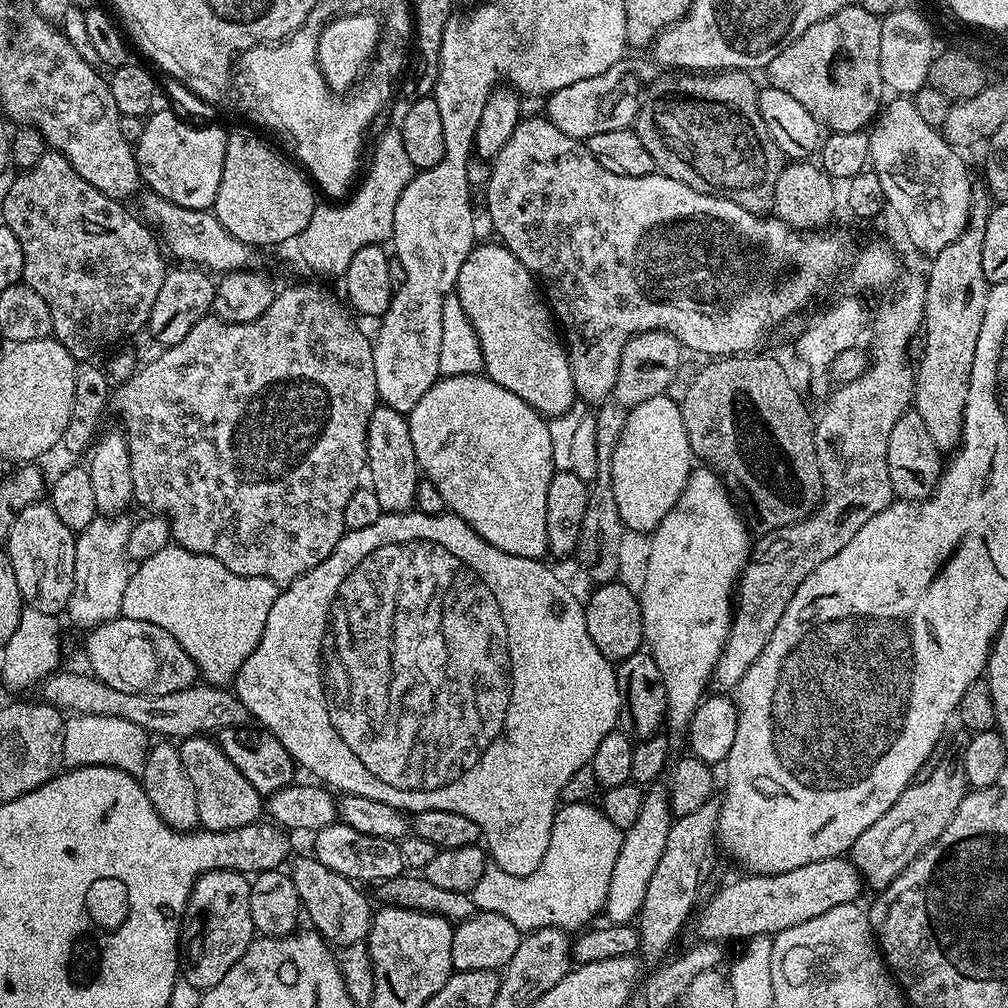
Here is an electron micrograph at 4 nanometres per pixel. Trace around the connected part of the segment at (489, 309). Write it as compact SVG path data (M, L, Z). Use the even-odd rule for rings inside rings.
M499 242L477 243L458 270L454 294L480 339L483 371L489 380L518 394L545 418L560 416L577 403L568 349L538 281L508 248Z

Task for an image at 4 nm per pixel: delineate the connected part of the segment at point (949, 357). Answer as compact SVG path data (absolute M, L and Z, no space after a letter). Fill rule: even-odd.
M973 187L966 230L962 230L962 234L958 234L958 238L954 238L954 242L950 242L942 251L935 253L931 257L932 265L929 266L928 272L926 271L926 306L924 307L924 326L922 329L922 340L924 336L924 357L921 358L920 364L918 360L918 367L914 372L914 411L922 414L922 419L926 421L926 430L930 430L930 438L934 438L934 442L942 454L951 453L960 446L962 422L964 421L964 411L966 410L966 398L970 390L970 374L974 366L974 350L978 346L978 330L982 330L982 318L986 314L986 302L988 301L988 289L990 287L986 274L982 274L982 242L986 239L986 218L990 218L993 207L994 204L990 199L987 187Z

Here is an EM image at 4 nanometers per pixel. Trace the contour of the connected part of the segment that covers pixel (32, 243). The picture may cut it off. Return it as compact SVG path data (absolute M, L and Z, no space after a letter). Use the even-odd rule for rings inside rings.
M50 150L46 154L42 154L42 159L36 165L32 168L23 169L17 176L20 177L9 186L8 193L4 196L4 220L2 220L2 224L3 227L14 230L14 235L17 236L19 244L22 245L23 283L27 284L30 290L34 290L34 294L38 294L38 298L42 298L42 302L46 302L46 306L50 306L52 336L55 340L62 346L66 346L66 350L77 362L84 362L95 357L92 356L95 352L100 352L103 348L118 343L127 332L136 332L139 328L141 331L148 323L150 310L154 310L154 301L158 299L158 290L162 286L166 271L165 253L162 251L153 229L145 224L139 215L133 214L131 216L124 209L125 205L121 201L110 199L106 194L102 194L102 190L94 190L94 186L90 186L90 182L86 182L86 178L82 178L82 174L78 174L78 170L74 170L74 166L70 166L70 162L61 152Z

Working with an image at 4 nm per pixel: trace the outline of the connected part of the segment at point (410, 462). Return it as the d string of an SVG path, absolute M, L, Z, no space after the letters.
M380 404L370 414L366 430L366 480L374 498L378 498L381 513L406 512L416 503L418 482L422 479L420 465L416 462L414 442L410 442L408 417L390 406Z

